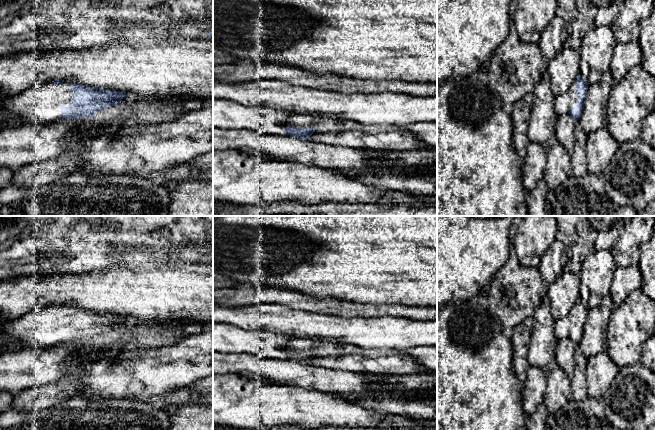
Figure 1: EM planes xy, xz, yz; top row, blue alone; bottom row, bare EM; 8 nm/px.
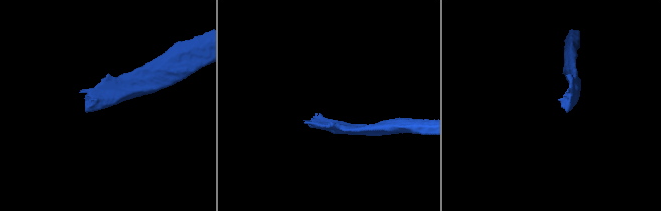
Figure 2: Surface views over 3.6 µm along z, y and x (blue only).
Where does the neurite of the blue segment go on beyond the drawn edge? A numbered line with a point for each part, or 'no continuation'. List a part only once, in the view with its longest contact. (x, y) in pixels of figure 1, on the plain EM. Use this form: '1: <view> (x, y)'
1: xy (42, 329)

